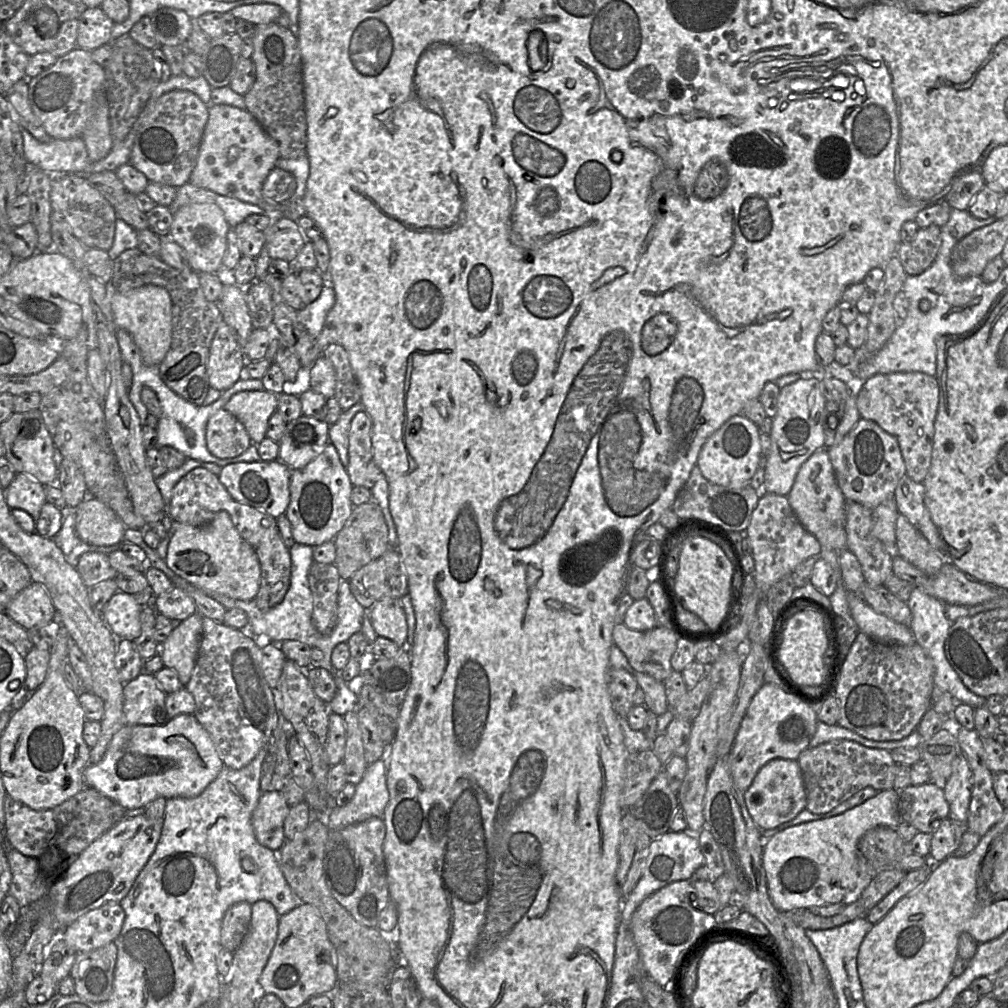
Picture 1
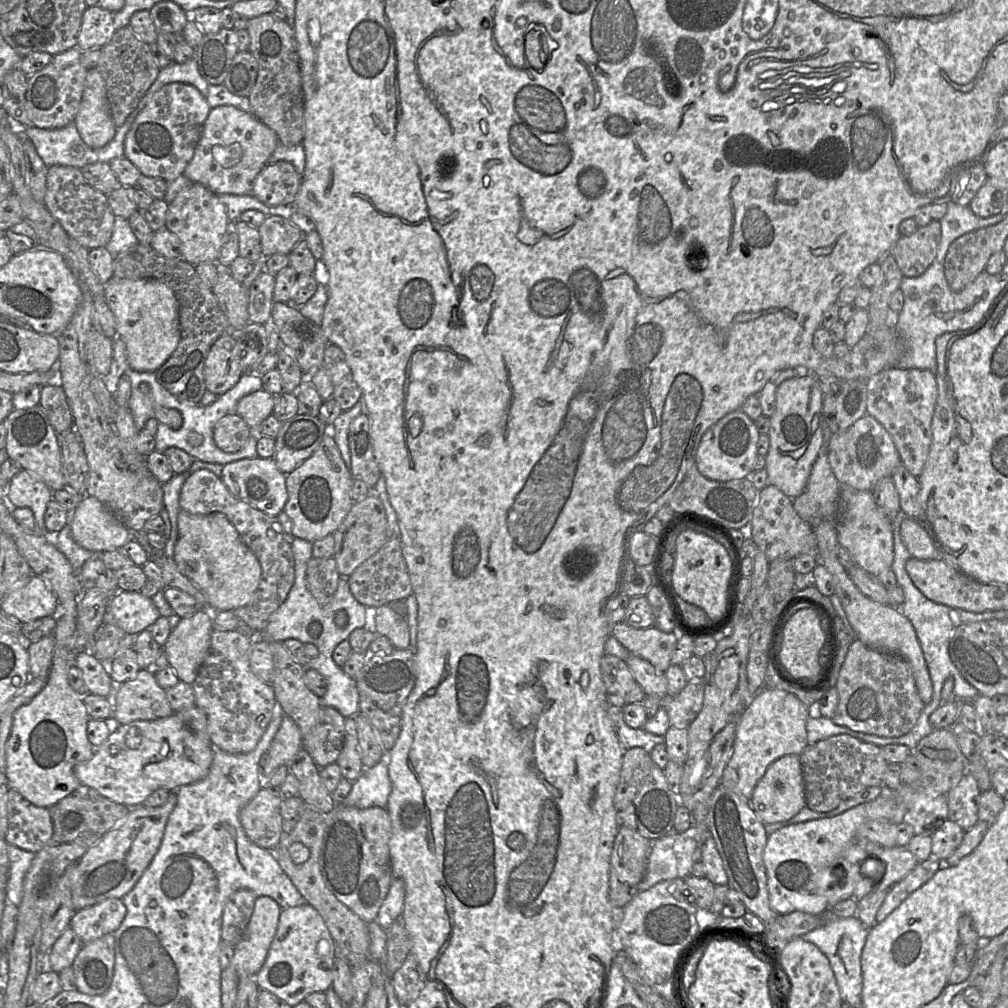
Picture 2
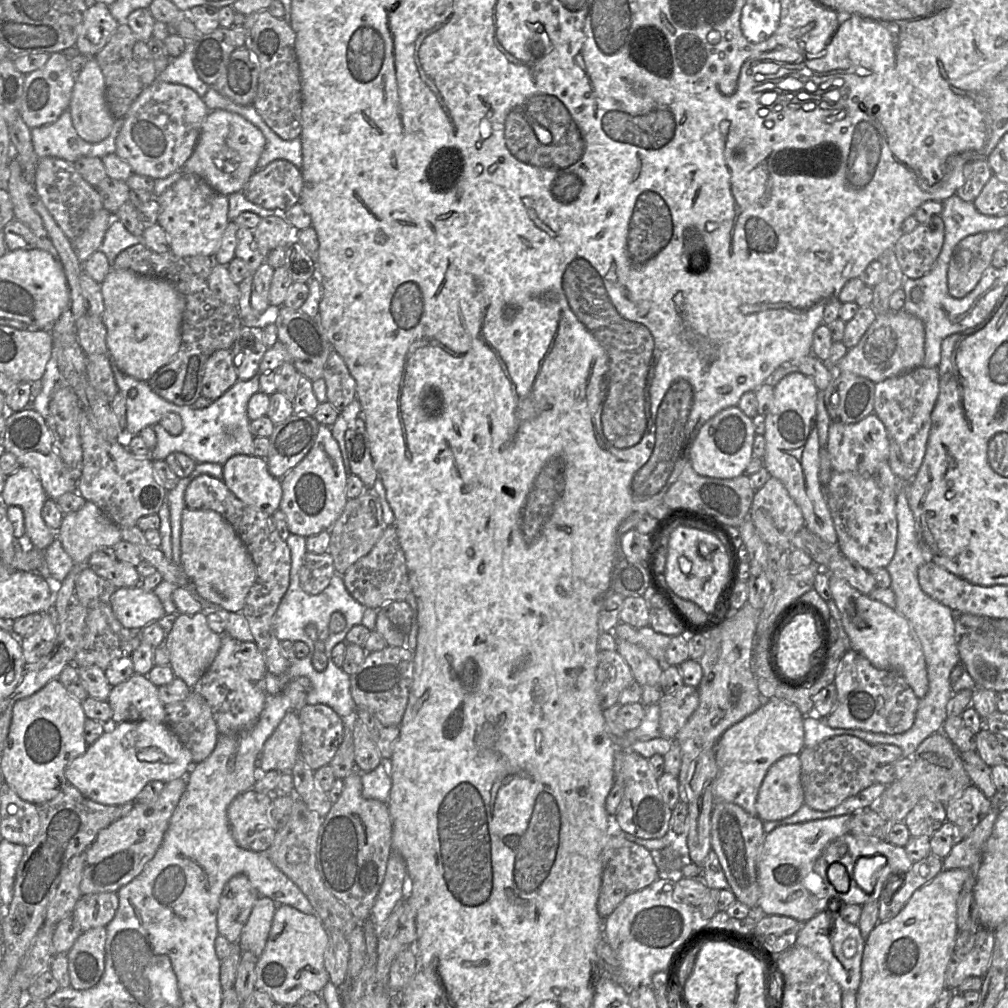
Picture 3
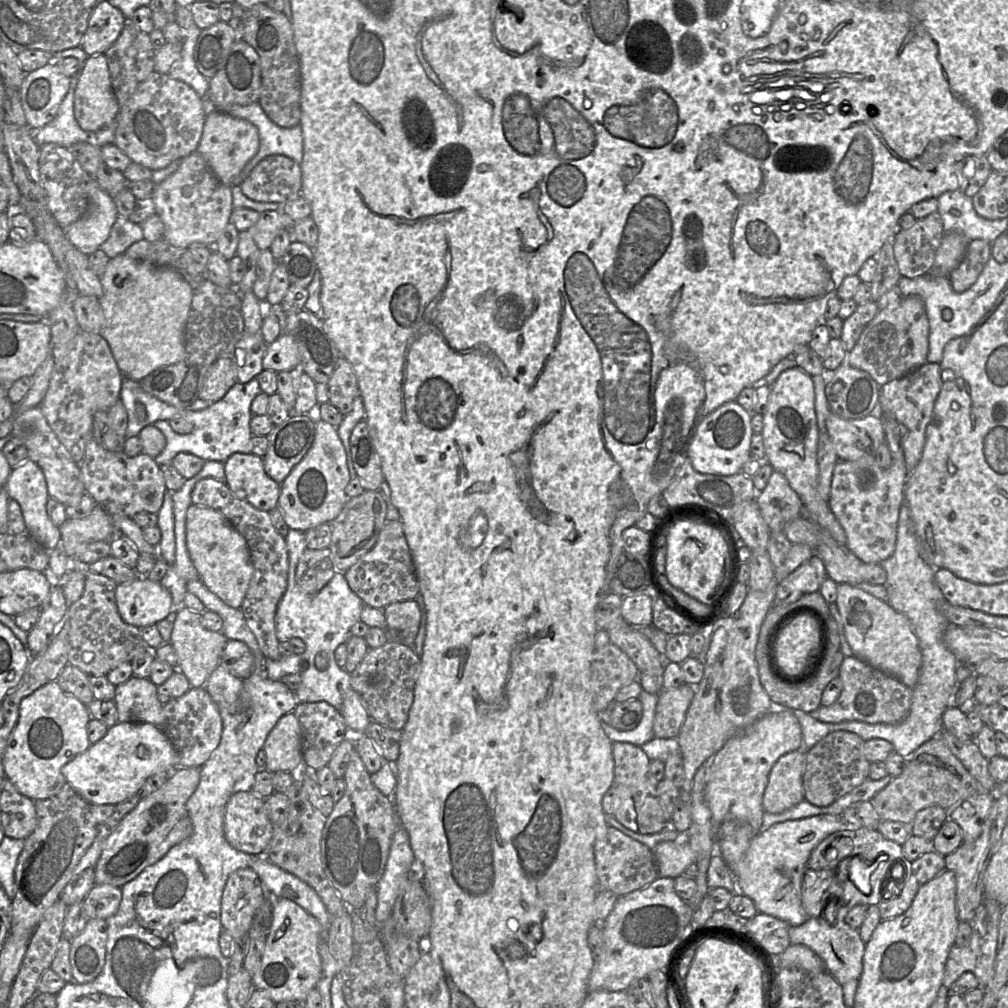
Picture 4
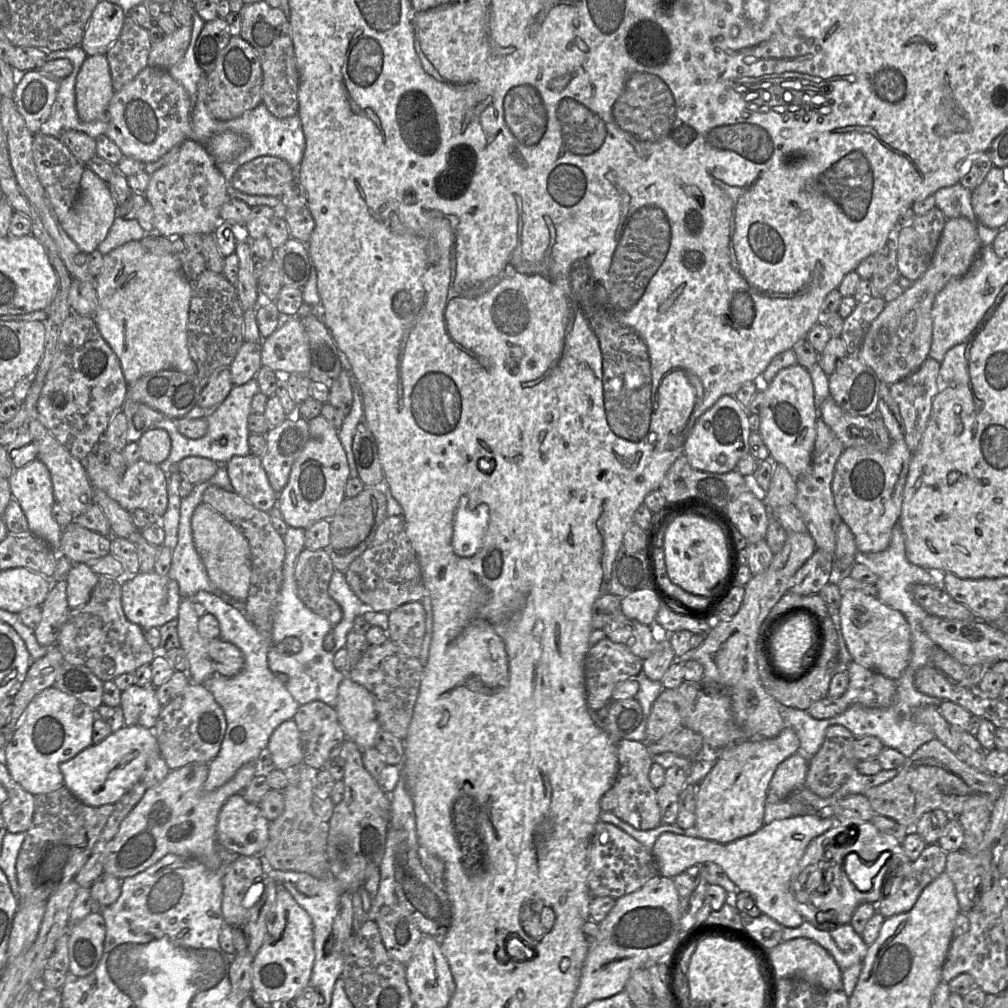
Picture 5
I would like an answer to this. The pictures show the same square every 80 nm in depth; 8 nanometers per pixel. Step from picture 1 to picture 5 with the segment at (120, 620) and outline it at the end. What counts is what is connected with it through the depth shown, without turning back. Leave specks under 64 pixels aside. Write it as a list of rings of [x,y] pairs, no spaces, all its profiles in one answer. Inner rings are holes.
[[[151,571],[124,577],[121,591],[121,603],[125,616],[141,628],[159,628],[177,619],[181,595],[178,583],[168,575],[159,575]]]

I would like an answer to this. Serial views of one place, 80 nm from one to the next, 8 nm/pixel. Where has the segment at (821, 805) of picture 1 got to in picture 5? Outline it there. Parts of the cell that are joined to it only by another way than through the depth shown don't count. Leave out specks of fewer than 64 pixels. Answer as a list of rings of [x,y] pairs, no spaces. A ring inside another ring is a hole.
[[[844,726],[827,728],[819,751],[808,761],[805,787],[821,798],[830,797],[857,771],[854,735]]]

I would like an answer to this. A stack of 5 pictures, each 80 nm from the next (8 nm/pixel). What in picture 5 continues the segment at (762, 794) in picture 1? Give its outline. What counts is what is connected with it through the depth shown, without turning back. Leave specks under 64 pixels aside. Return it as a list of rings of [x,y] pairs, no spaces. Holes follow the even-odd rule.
[[[799,748],[799,752],[781,762],[775,770],[768,788],[767,802],[781,802],[791,792],[805,787],[807,770],[808,761]]]

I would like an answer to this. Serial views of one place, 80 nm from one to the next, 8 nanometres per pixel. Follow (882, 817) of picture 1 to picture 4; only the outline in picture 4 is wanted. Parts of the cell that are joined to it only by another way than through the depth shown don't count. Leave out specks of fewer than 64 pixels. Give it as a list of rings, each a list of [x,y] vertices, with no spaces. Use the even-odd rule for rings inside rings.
[[[817,815],[773,824],[759,831],[735,867],[730,867],[738,889],[749,897],[757,911],[799,926],[809,917],[801,903],[801,886],[806,865],[813,849],[830,834],[841,830],[840,816]]]

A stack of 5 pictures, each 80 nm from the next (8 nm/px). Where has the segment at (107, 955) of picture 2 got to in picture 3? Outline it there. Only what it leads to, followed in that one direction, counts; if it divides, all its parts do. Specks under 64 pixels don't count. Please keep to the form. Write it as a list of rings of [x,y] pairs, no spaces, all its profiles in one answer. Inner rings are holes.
[[[106,927],[82,932],[67,953],[70,986],[76,990],[94,987],[105,969]]]

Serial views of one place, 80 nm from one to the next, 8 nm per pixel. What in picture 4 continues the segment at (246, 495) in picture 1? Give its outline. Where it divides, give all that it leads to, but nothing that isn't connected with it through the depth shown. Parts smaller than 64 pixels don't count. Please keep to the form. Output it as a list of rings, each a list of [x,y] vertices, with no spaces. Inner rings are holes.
[[[234,453],[224,462],[226,485],[239,499],[270,512],[278,506],[280,485],[264,470],[263,458],[252,453]]]

